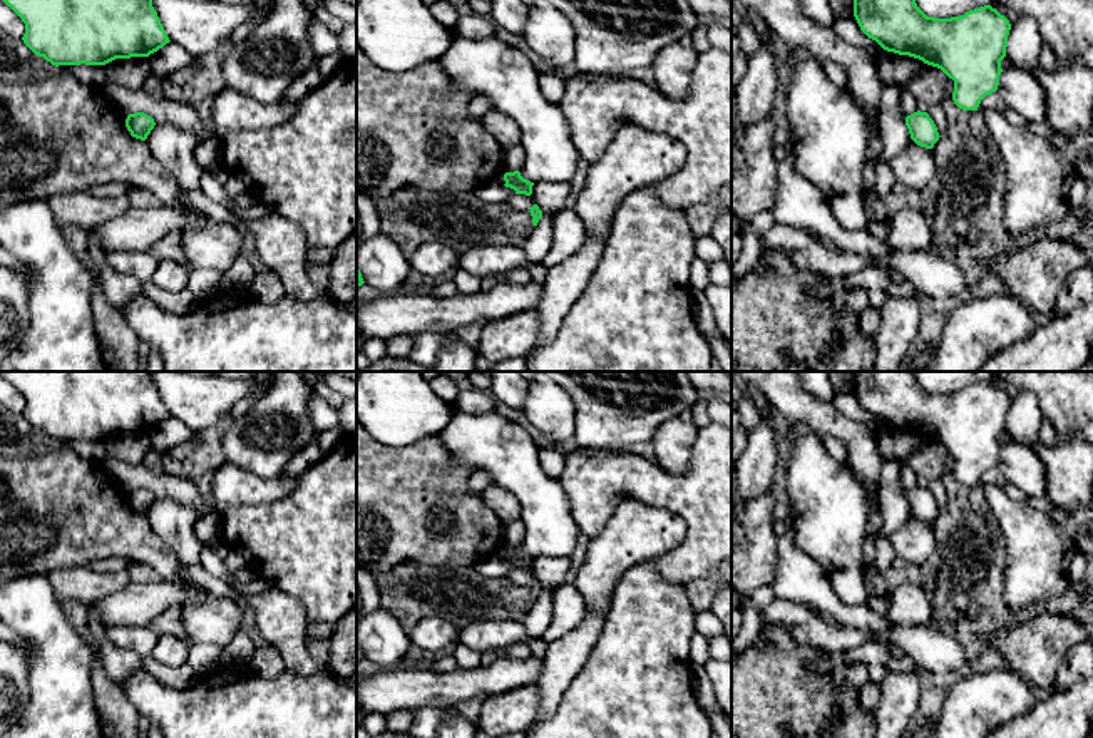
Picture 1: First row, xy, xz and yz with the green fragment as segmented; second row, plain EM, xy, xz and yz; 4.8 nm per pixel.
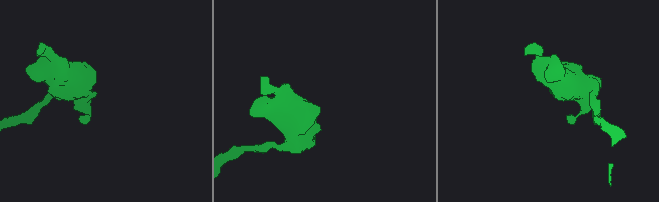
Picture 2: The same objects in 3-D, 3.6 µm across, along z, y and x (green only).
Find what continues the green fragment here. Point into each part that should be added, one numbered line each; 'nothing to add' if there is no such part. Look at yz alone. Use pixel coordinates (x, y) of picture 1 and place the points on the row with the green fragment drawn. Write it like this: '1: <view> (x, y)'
nothing to add

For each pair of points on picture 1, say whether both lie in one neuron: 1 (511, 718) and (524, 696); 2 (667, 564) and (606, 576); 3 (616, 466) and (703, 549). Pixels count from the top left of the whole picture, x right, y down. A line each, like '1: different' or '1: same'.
1: same
2: different
3: same

